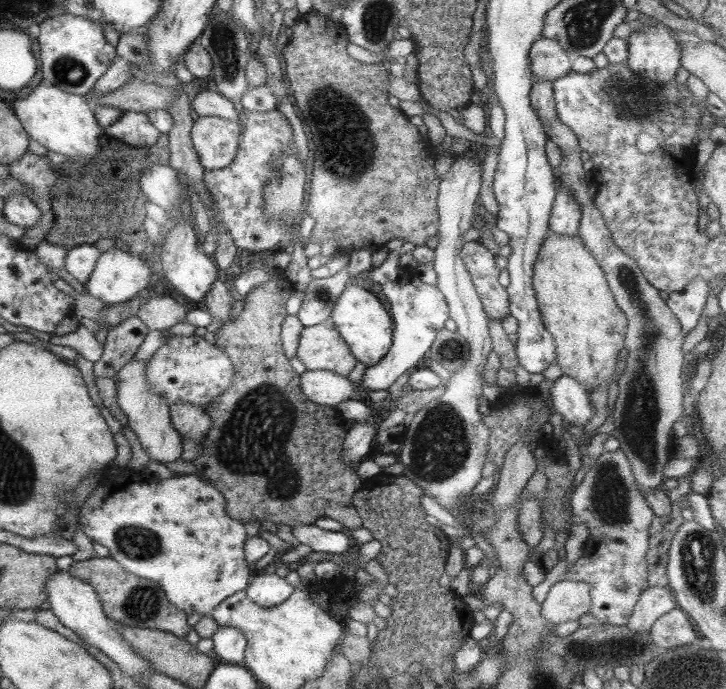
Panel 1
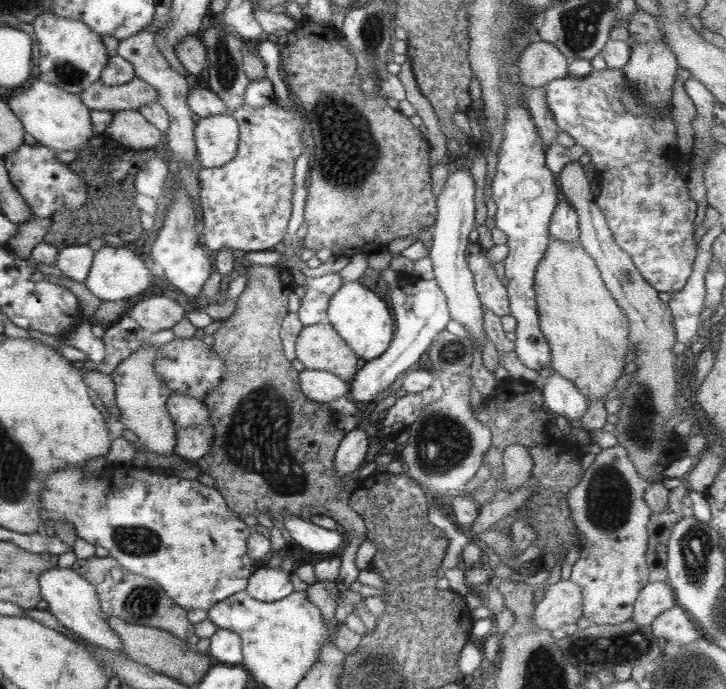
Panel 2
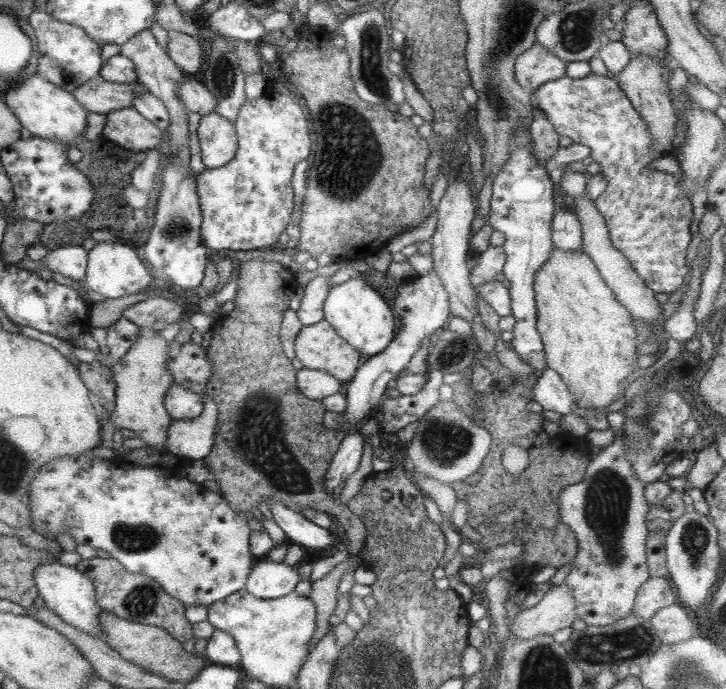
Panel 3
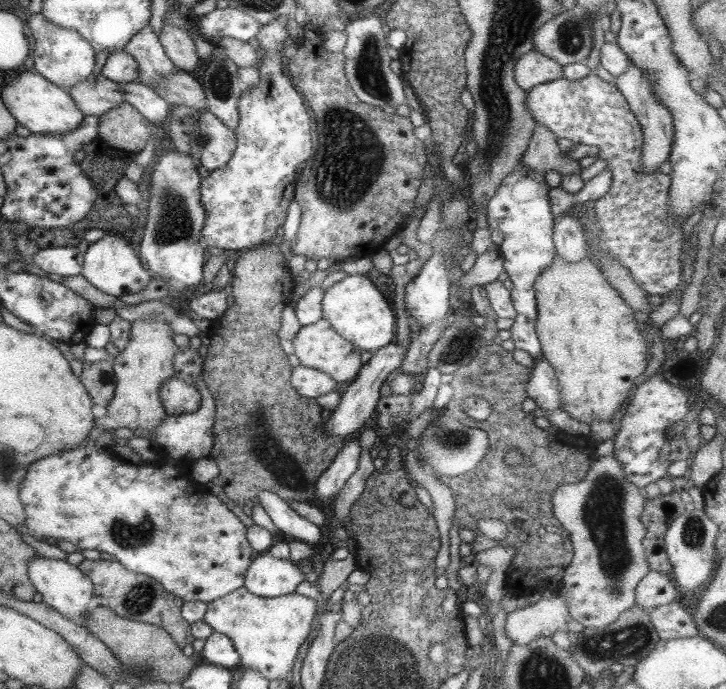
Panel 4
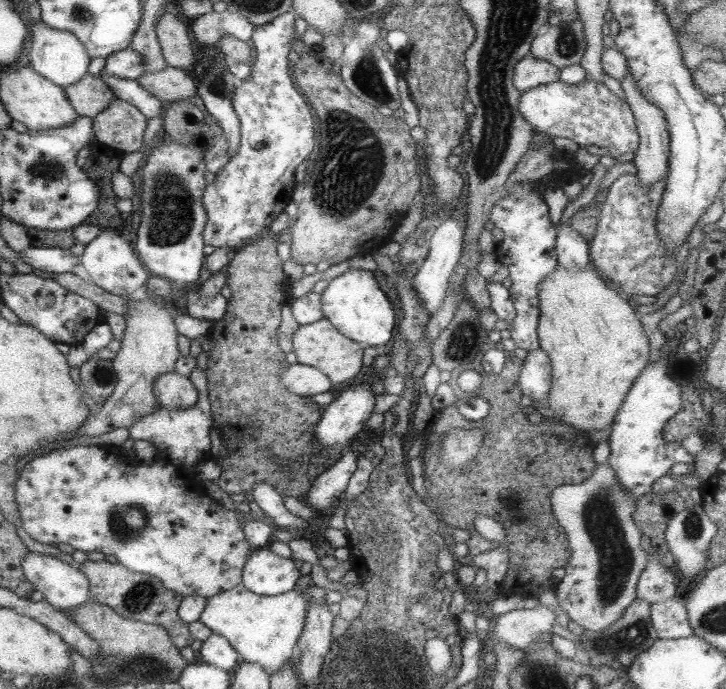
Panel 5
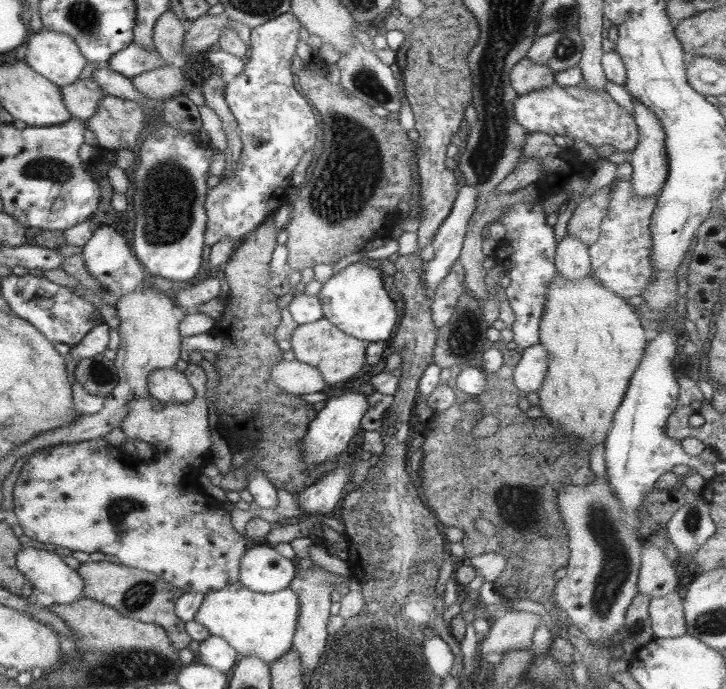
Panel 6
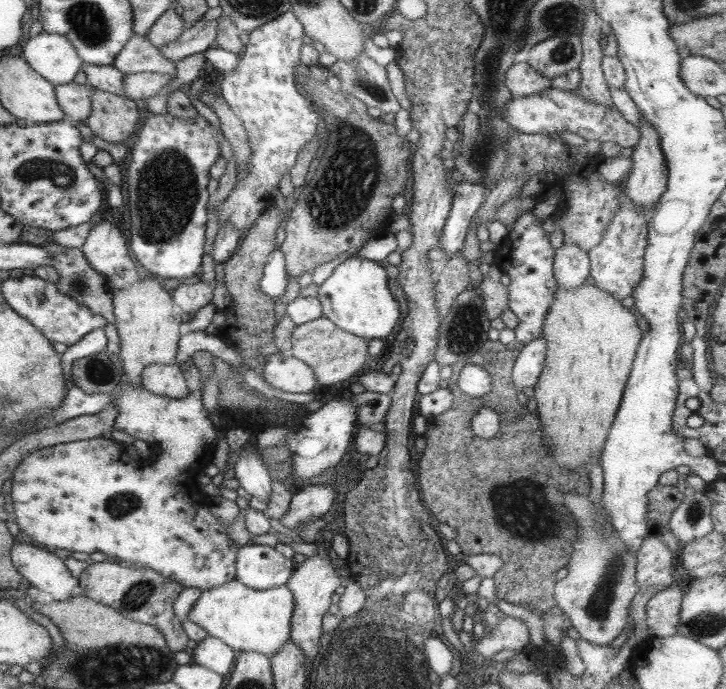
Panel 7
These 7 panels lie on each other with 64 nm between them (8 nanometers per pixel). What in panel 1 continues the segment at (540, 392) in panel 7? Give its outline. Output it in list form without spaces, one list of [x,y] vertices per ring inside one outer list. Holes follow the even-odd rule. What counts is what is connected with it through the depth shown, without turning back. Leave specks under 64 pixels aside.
[[[551,233],[544,238],[533,263],[531,286],[543,327],[555,343],[554,364],[592,396],[600,382],[613,377],[626,328],[626,317],[615,305],[603,271],[578,235]]]

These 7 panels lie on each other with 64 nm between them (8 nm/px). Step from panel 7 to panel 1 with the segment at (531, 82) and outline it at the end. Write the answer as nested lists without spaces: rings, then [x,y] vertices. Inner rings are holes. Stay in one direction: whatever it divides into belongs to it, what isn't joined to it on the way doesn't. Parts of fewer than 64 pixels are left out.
[[[538,37],[529,45],[528,65],[531,81],[553,81],[570,72],[570,59],[557,40]]]

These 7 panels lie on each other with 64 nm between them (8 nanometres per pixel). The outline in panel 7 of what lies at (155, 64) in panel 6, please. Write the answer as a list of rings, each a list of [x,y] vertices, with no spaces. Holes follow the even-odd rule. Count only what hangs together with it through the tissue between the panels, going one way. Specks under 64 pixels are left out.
[[[131,33],[123,48],[117,53],[111,66],[121,74],[159,73],[173,79],[176,76],[176,65],[158,53],[144,36]]]

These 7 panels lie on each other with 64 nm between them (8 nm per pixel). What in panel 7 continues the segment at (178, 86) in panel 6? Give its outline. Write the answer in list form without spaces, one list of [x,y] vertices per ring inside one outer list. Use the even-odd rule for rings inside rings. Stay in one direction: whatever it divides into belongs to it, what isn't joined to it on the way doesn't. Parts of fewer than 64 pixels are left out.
[[[159,73],[125,74],[122,80],[122,96],[129,100],[149,98],[172,80],[171,77]]]

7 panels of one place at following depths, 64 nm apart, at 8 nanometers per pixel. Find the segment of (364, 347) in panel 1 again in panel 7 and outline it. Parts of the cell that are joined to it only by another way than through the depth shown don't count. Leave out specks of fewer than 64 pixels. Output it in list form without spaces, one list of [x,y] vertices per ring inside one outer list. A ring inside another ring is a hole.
[[[357,255],[346,258],[333,269],[331,276],[317,288],[316,298],[322,308],[322,317],[327,318],[329,322],[335,324],[343,332],[353,334],[353,336],[359,338],[365,338],[365,340],[381,340],[387,337],[395,326],[397,318],[399,318],[399,306],[387,289],[385,268],[379,266],[377,262],[358,257]]]

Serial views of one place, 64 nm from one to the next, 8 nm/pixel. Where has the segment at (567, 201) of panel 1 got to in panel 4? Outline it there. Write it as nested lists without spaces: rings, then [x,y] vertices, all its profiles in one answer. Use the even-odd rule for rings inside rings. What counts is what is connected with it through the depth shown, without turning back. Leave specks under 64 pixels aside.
[[[562,213],[553,222],[554,251],[561,260],[565,263],[579,263],[579,260],[589,256],[588,242],[579,219]]]

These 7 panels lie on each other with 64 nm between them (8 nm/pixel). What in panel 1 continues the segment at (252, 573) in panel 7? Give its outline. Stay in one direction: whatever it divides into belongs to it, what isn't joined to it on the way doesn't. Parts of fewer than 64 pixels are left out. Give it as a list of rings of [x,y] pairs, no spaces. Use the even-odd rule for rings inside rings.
[[[261,571],[253,577],[244,591],[249,600],[267,608],[283,602],[293,590],[294,588],[284,578],[275,575],[275,573],[265,574]]]

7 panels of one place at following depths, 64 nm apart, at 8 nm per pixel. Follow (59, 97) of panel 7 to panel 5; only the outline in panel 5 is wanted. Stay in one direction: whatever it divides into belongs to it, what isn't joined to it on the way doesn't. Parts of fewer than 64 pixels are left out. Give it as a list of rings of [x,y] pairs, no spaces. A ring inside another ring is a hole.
[[[88,74],[63,89],[68,105],[75,111],[76,116],[91,119],[115,97],[99,76]]]

